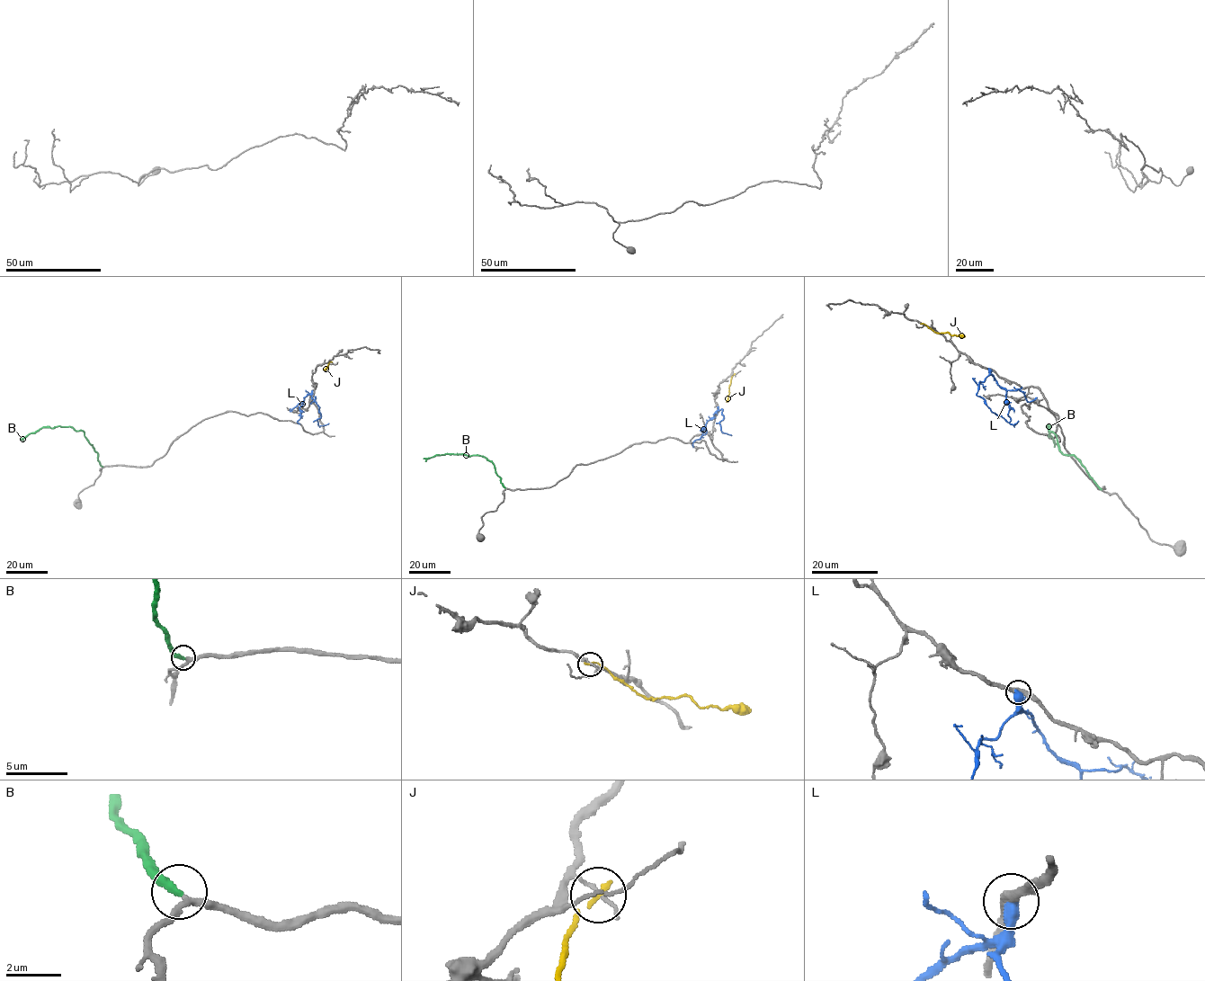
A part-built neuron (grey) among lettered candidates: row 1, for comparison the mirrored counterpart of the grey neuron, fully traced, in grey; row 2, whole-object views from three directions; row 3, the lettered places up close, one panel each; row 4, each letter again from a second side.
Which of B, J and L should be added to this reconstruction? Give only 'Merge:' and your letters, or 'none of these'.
Merge: B

